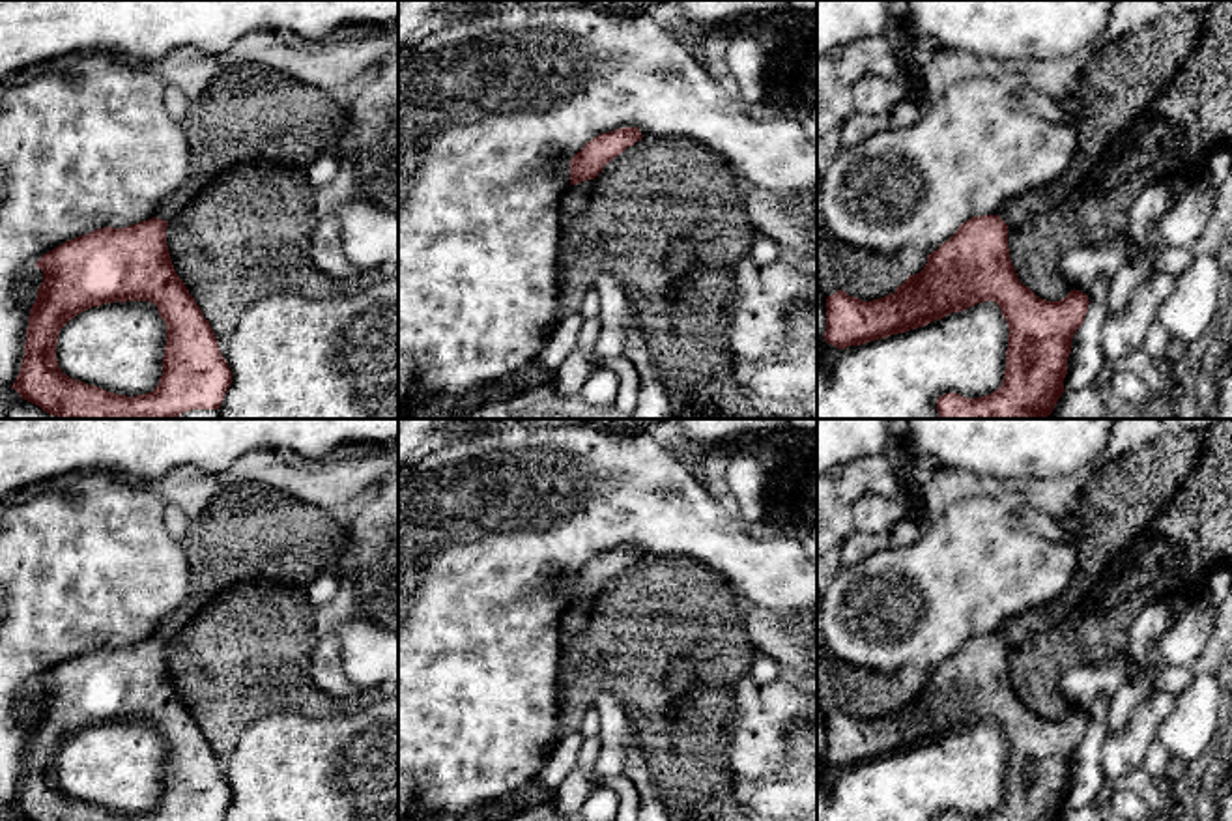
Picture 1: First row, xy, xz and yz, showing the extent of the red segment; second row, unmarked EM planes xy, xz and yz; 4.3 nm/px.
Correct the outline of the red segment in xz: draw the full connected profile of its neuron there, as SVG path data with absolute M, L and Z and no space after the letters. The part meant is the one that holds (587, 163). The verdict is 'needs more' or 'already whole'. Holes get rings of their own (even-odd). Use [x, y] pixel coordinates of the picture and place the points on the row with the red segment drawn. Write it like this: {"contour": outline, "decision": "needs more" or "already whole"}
{"contour": "M621 127L595 137L570 159L570 185L595 180L611 159L641 138L637 127Z", "decision": "already whole"}

